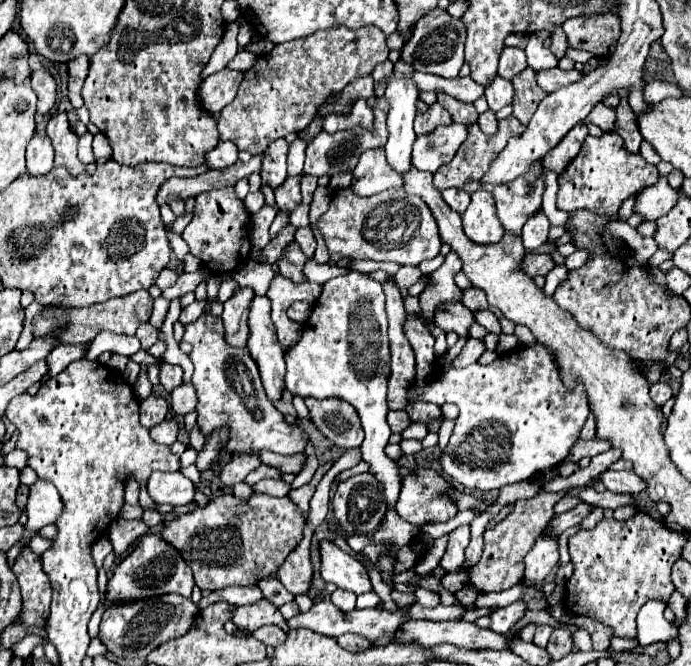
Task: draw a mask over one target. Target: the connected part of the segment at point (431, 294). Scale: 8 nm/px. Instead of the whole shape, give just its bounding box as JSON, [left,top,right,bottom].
[418,251,462,321]

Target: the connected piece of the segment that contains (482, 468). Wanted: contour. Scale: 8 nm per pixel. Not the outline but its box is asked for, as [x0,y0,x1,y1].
[410,343,590,491]

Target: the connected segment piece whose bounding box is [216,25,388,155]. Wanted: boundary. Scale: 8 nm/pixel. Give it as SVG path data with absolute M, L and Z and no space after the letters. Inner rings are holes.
M366 25L356 31L346 27L318 29L316 33L304 39L280 43L268 55L260 55L256 59L254 67L244 73L244 81L240 83L234 101L220 111L216 121L220 141L232 141L240 151L250 151L252 155L260 155L266 149L266 145L270 145L272 141L286 137L292 131L298 133L298 129L306 127L310 123L310 117L314 117L314 113L330 93L342 91L354 77L370 75L372 69L378 63L384 63L386 59L388 59L386 35L374 25Z

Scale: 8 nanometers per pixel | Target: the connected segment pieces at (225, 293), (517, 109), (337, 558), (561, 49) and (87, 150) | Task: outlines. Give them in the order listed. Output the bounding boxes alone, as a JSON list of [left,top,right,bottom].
[[217,280,239,303],[512,67,548,125],[320,539,372,595],[550,29,568,59],[78,131,96,165]]

